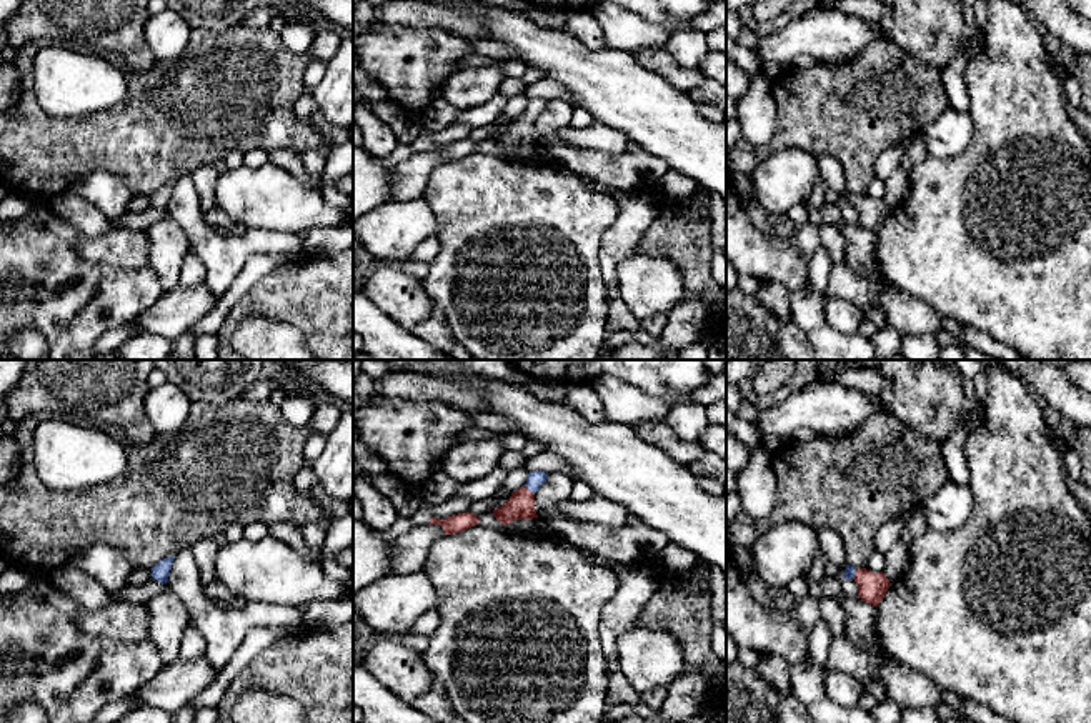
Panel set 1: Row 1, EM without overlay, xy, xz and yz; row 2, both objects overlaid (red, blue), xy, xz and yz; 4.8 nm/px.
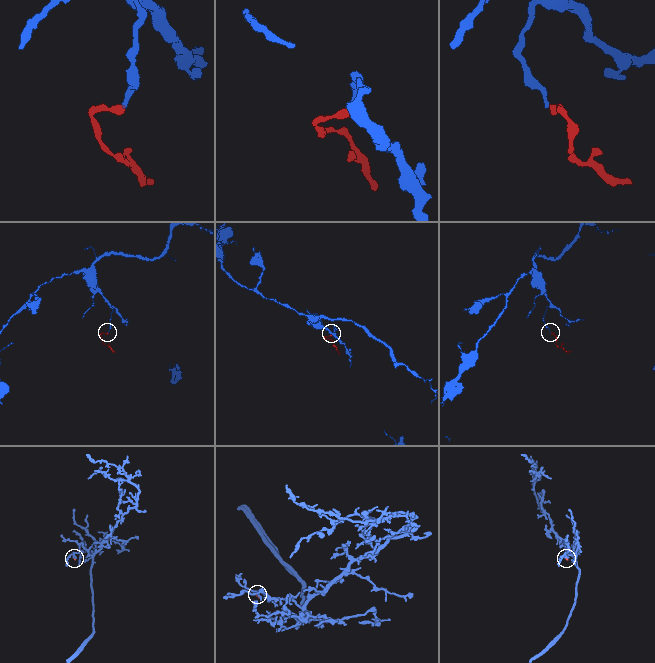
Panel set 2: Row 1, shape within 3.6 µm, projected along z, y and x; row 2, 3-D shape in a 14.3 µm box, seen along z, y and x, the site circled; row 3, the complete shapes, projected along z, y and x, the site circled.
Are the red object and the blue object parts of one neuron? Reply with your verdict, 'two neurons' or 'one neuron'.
one neuron

